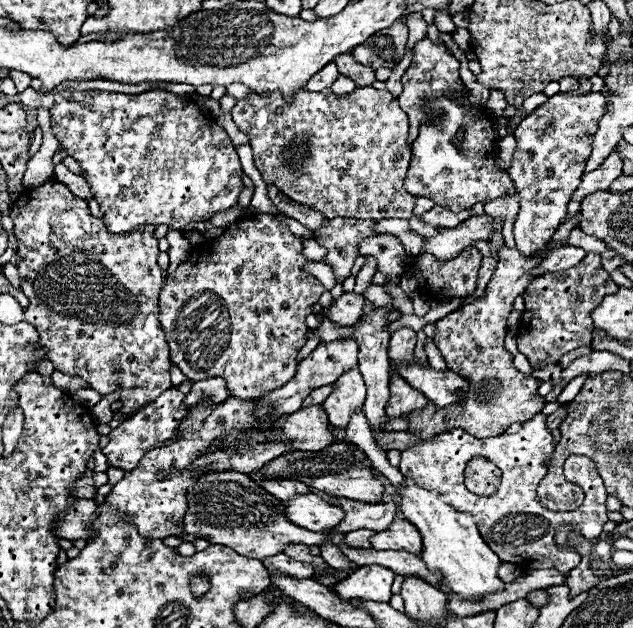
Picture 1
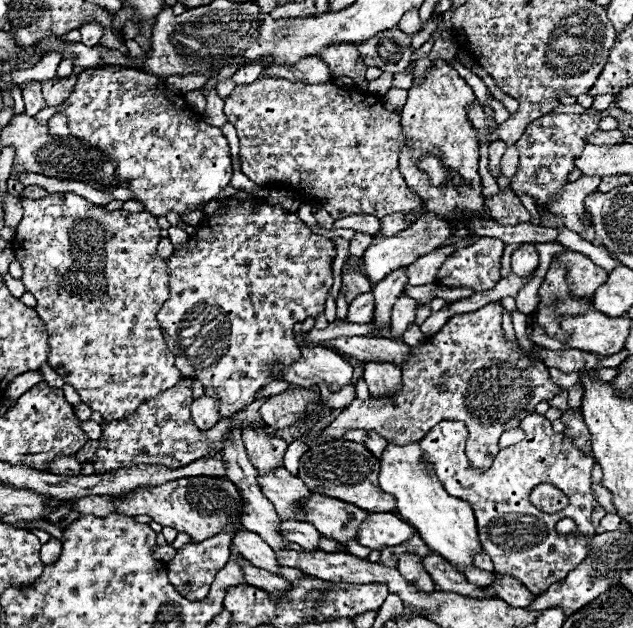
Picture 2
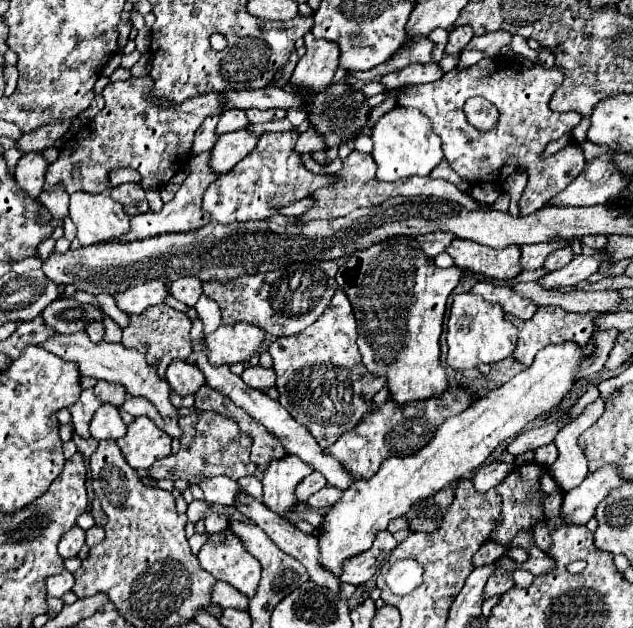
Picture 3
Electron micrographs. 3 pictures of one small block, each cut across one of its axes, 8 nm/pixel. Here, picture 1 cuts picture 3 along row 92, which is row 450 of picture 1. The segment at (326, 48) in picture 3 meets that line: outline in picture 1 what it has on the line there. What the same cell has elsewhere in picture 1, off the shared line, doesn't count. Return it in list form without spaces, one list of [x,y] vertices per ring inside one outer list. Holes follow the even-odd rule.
[[[320,404],[302,406],[298,412],[288,414],[282,424],[282,432],[292,440],[296,450],[306,450],[310,446],[312,452],[318,452],[334,442],[328,430],[326,412]]]

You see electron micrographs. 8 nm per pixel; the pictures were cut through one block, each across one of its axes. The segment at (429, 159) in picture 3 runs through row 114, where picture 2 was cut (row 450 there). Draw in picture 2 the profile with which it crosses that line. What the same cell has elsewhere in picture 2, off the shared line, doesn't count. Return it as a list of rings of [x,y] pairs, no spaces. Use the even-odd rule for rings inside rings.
[[[388,442],[386,450],[380,456],[378,482],[384,492],[396,496],[396,506],[400,516],[418,530],[422,540],[432,548],[432,552],[446,558],[458,572],[464,572],[472,564],[472,556],[482,548],[478,542],[476,518],[464,500],[450,496],[434,472],[424,460],[424,452],[418,442],[398,446]]]

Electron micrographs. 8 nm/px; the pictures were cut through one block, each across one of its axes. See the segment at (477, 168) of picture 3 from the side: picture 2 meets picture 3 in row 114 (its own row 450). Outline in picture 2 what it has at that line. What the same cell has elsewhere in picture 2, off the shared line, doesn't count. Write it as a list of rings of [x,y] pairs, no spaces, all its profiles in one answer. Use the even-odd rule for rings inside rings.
[[[530,414],[524,418],[520,428],[526,432],[526,438],[514,446],[502,448],[486,472],[472,470],[466,458],[468,431],[463,422],[446,420],[436,424],[420,440],[420,446],[424,448],[426,460],[438,474],[446,492],[472,504],[478,522],[480,544],[492,558],[494,570],[518,578],[532,594],[538,594],[550,588],[550,584],[564,580],[568,572],[582,564],[590,552],[588,546],[594,536],[594,526],[590,520],[594,506],[590,470],[594,460],[570,446],[570,438],[566,438],[562,432],[554,432],[552,422],[540,414]],[[542,482],[560,488],[568,496],[570,504],[554,514],[538,512],[530,504],[528,496],[532,488]],[[506,514],[530,514],[536,518],[504,518]],[[562,518],[572,518],[578,532],[560,536],[556,532],[556,524]]]

